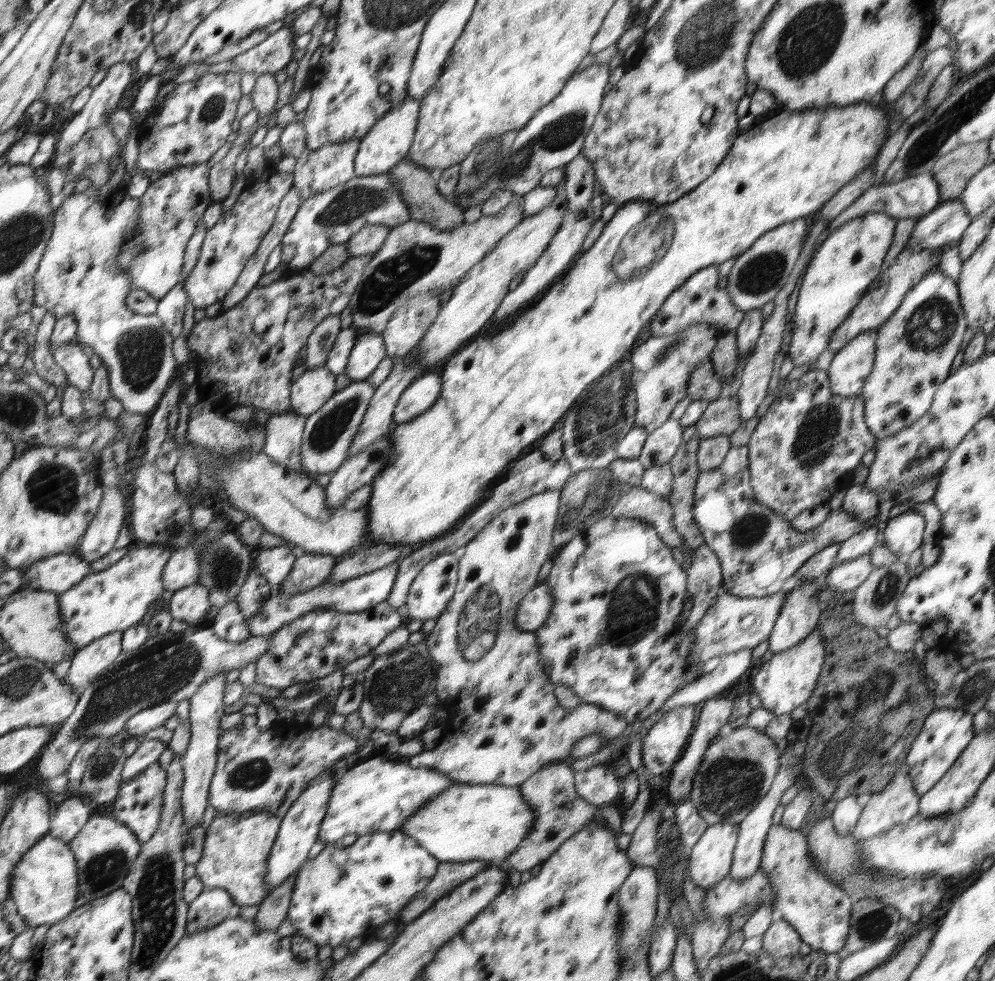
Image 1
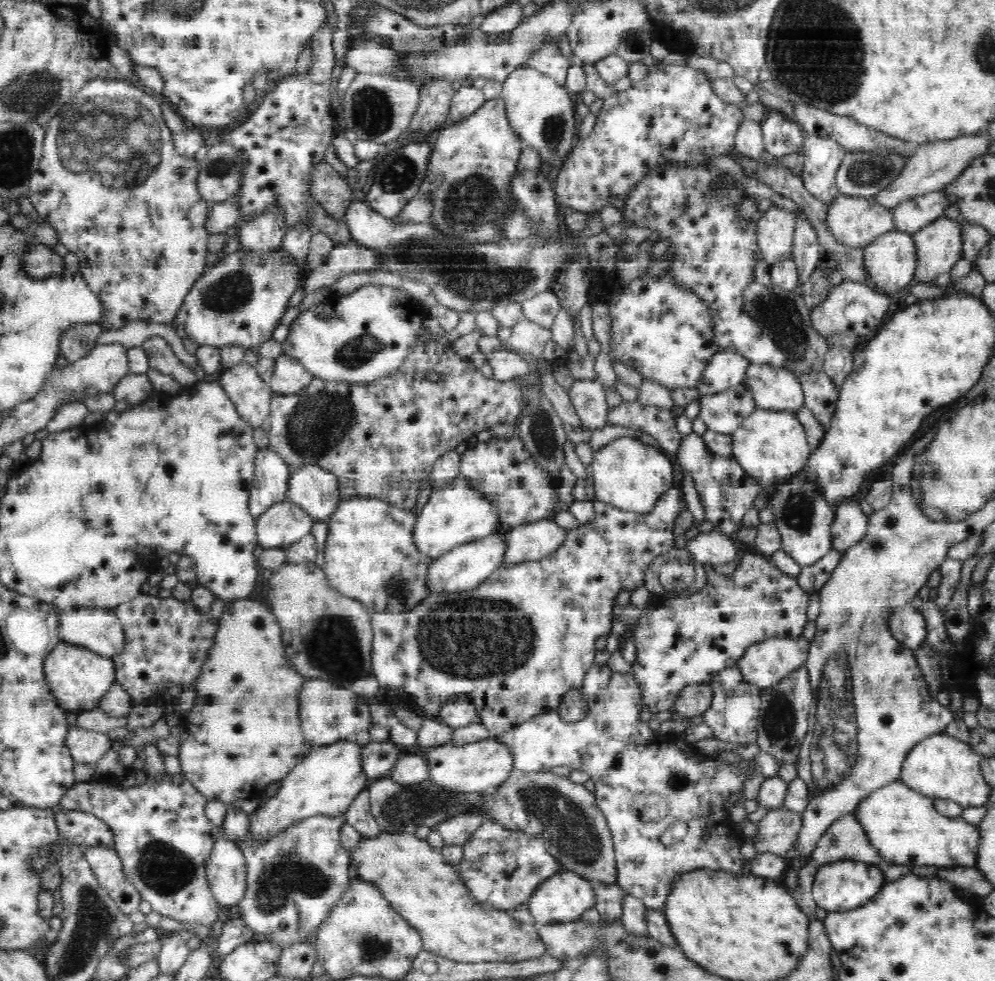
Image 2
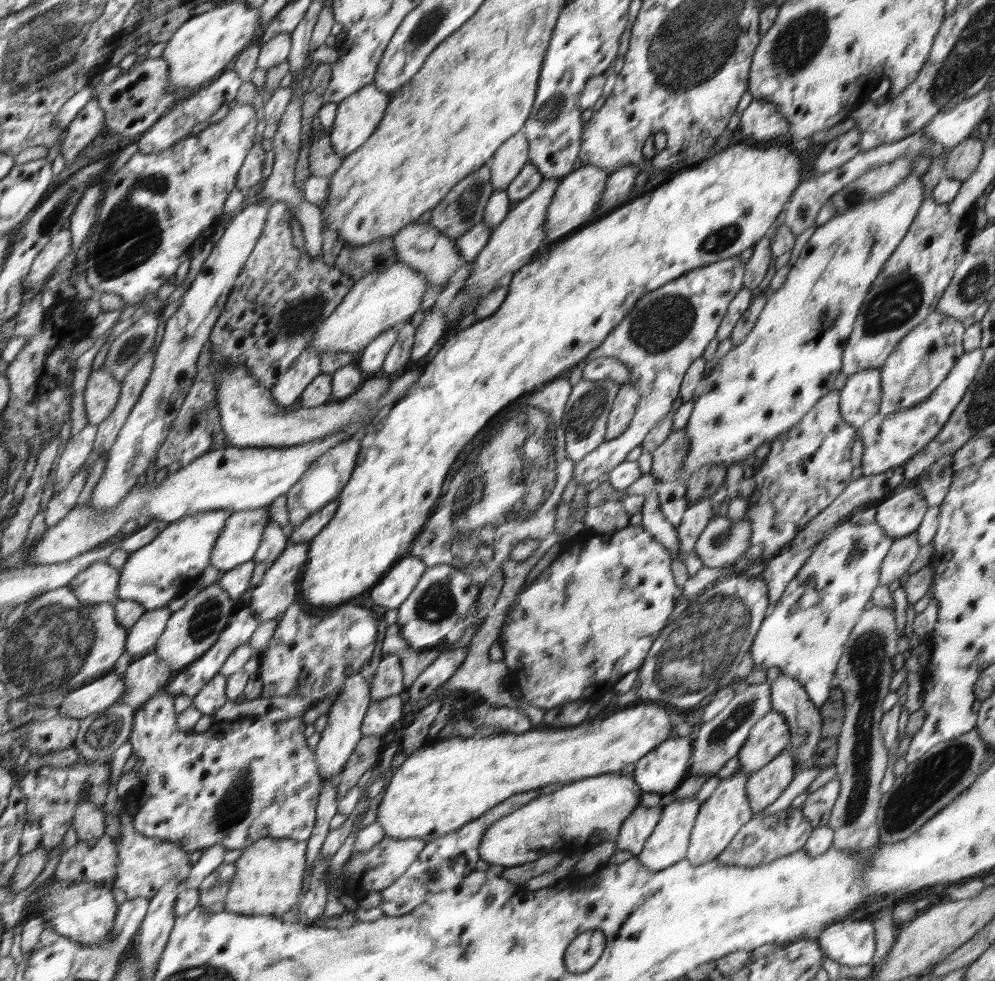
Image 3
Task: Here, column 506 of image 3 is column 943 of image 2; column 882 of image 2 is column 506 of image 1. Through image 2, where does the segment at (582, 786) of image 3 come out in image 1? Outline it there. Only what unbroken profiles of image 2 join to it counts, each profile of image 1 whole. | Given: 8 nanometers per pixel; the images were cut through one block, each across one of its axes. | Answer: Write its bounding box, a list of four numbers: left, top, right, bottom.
[400,783,535,867]

